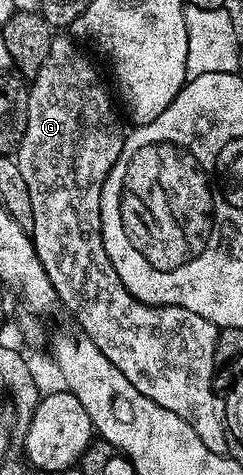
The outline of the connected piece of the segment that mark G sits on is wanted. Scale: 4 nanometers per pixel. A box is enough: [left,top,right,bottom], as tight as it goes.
[16,35,226,455]

